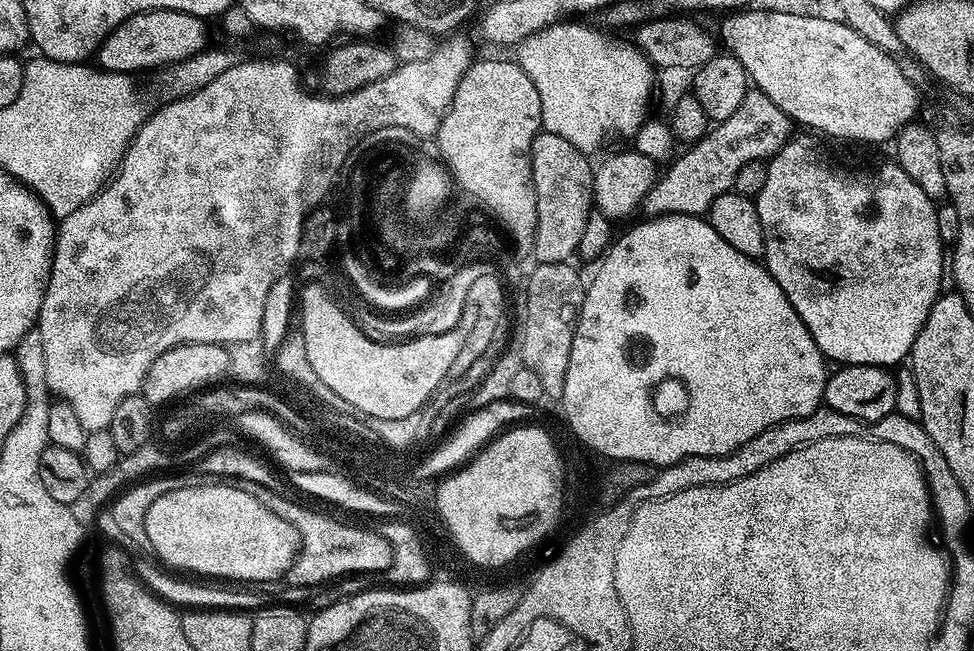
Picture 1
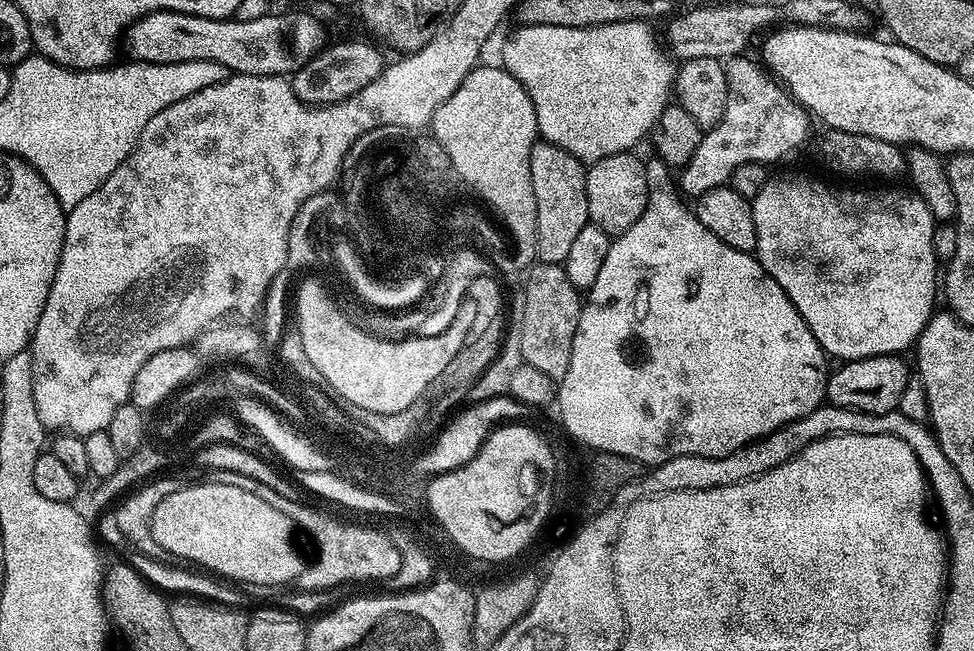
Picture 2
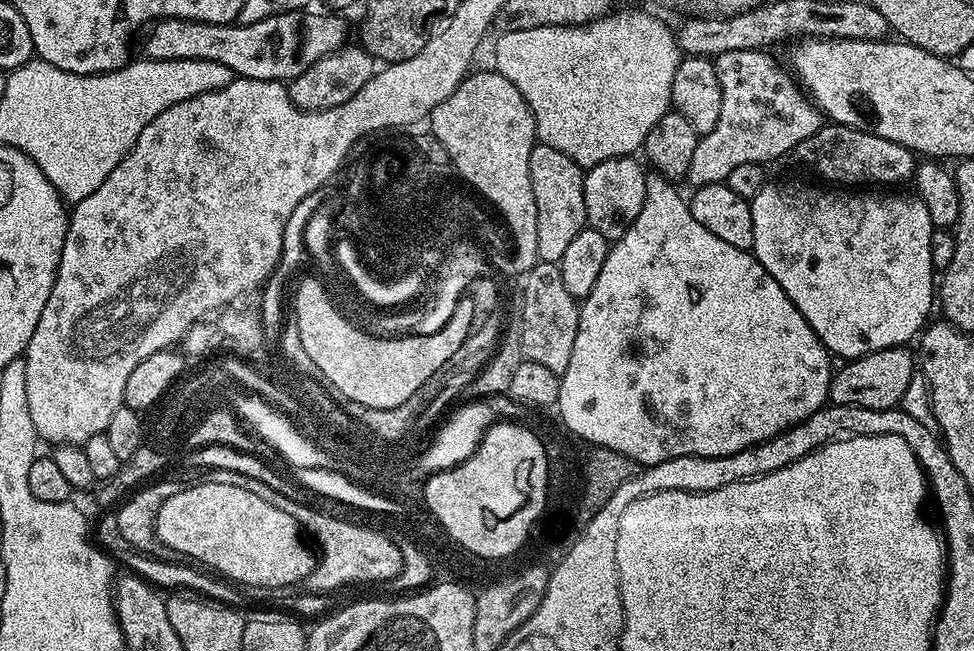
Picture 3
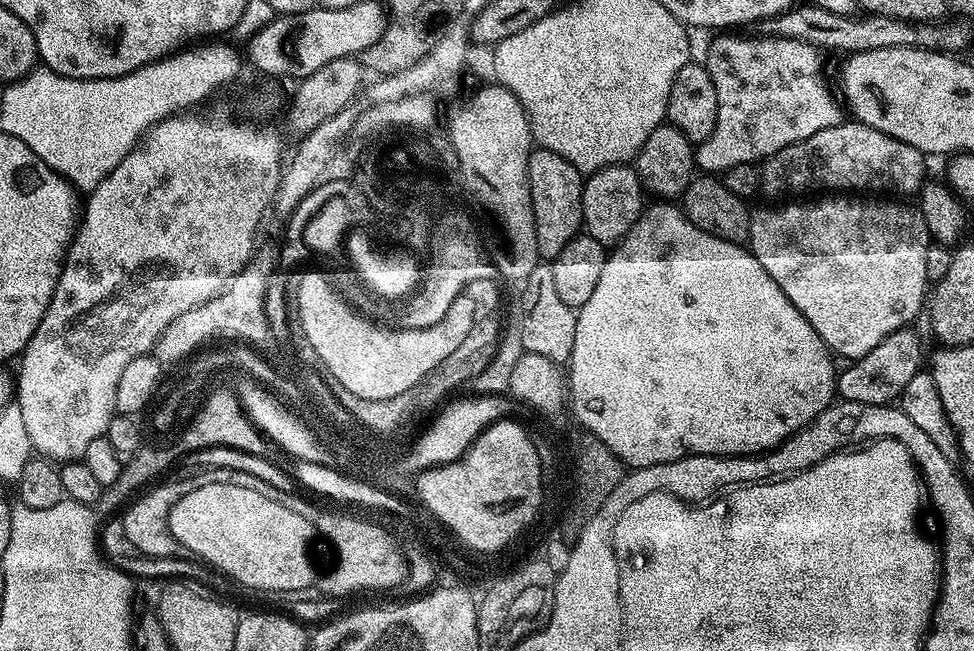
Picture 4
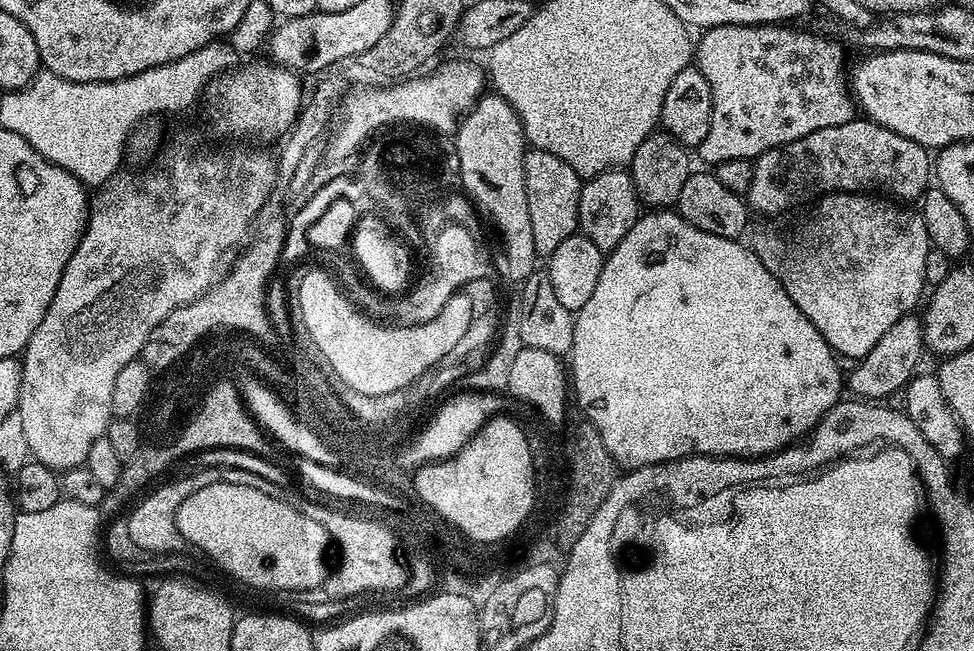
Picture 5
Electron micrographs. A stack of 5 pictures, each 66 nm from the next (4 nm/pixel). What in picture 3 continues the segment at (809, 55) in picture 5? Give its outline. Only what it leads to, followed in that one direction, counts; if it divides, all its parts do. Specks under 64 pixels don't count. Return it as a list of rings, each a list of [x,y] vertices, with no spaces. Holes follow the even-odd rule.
[[[726,50],[726,54],[715,57],[714,63],[718,70],[718,80],[722,86],[722,114],[718,114],[718,126],[714,126],[714,130],[710,130],[706,135],[700,138],[698,146],[694,150],[694,158],[690,158],[690,170],[686,177],[687,183],[692,183],[693,189],[701,188],[707,184],[719,184],[727,181],[730,170],[734,170],[737,166],[743,166],[745,162],[754,162],[755,164],[767,165],[768,160],[776,160],[779,156],[791,153],[798,146],[798,142],[802,142],[806,138],[810,138],[815,132],[822,127],[822,113],[811,99],[802,91],[795,75],[787,67],[784,68],[775,60],[774,57],[768,56],[764,50]]]

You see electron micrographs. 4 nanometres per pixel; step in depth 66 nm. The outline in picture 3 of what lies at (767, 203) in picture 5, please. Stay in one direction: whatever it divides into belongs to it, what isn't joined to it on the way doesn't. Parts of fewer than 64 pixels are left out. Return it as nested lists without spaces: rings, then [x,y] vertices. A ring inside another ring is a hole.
[[[825,123],[810,138],[798,142],[794,157],[812,172],[821,176],[821,181],[836,186],[872,186],[868,184],[900,184],[913,179],[917,157],[906,146],[890,142],[878,134],[863,128],[851,128],[845,124]]]

